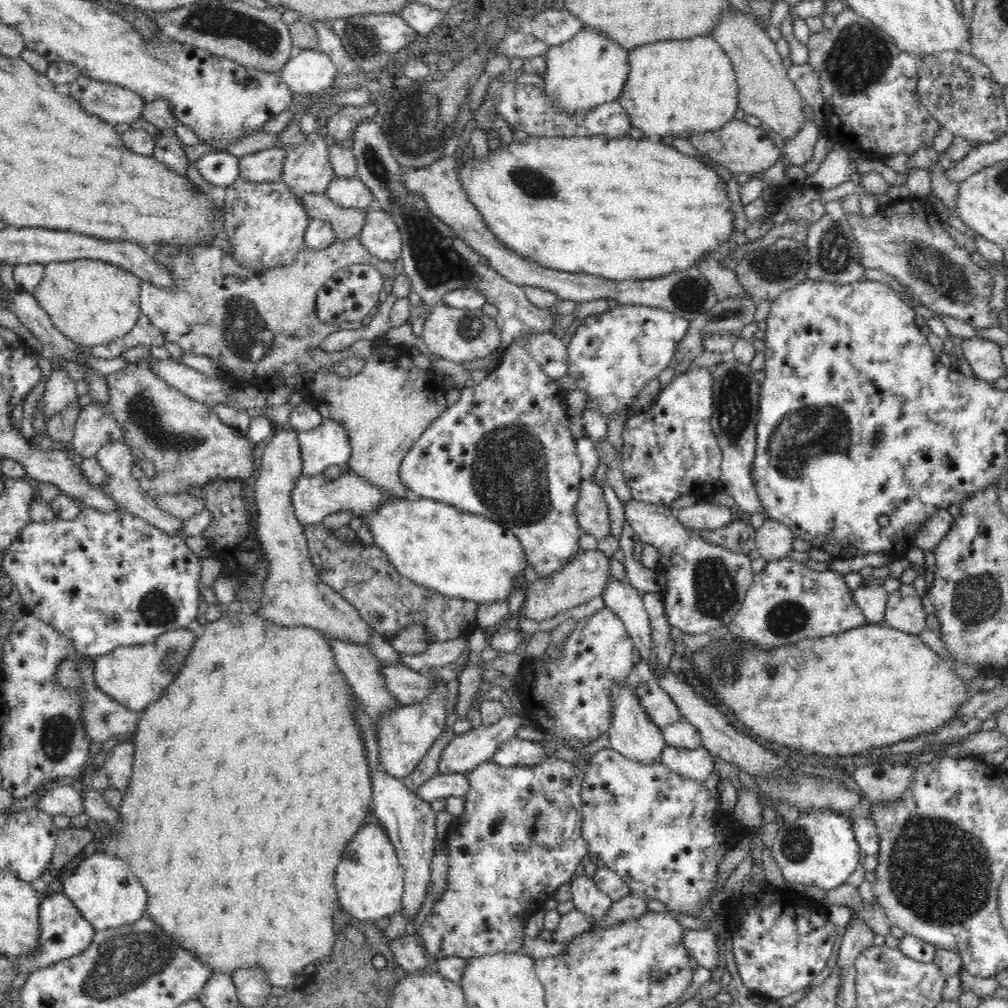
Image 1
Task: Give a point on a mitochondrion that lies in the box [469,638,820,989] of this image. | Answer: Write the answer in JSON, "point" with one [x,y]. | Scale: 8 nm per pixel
{"point":[797,846]}

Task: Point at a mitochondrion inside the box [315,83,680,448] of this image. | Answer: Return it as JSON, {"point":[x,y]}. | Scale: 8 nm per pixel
{"point":[437,261]}

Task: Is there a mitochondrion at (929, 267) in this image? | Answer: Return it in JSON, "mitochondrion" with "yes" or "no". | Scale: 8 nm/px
{"mitochondrion":"yes"}

